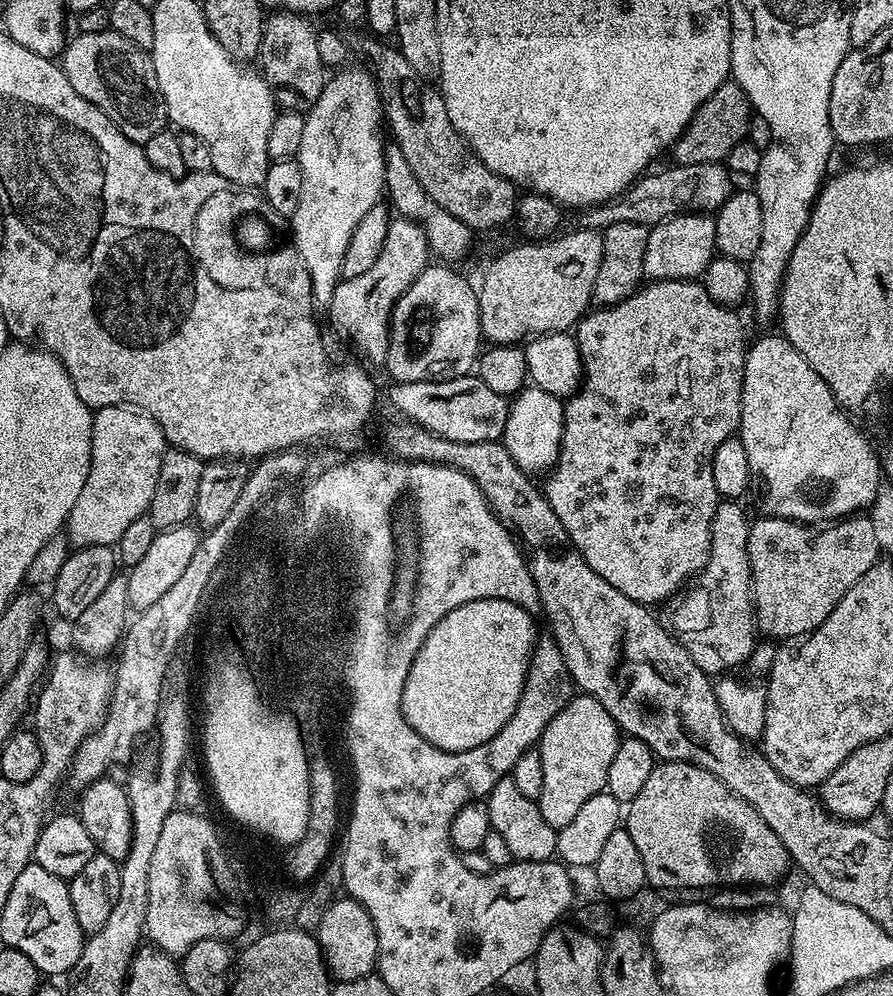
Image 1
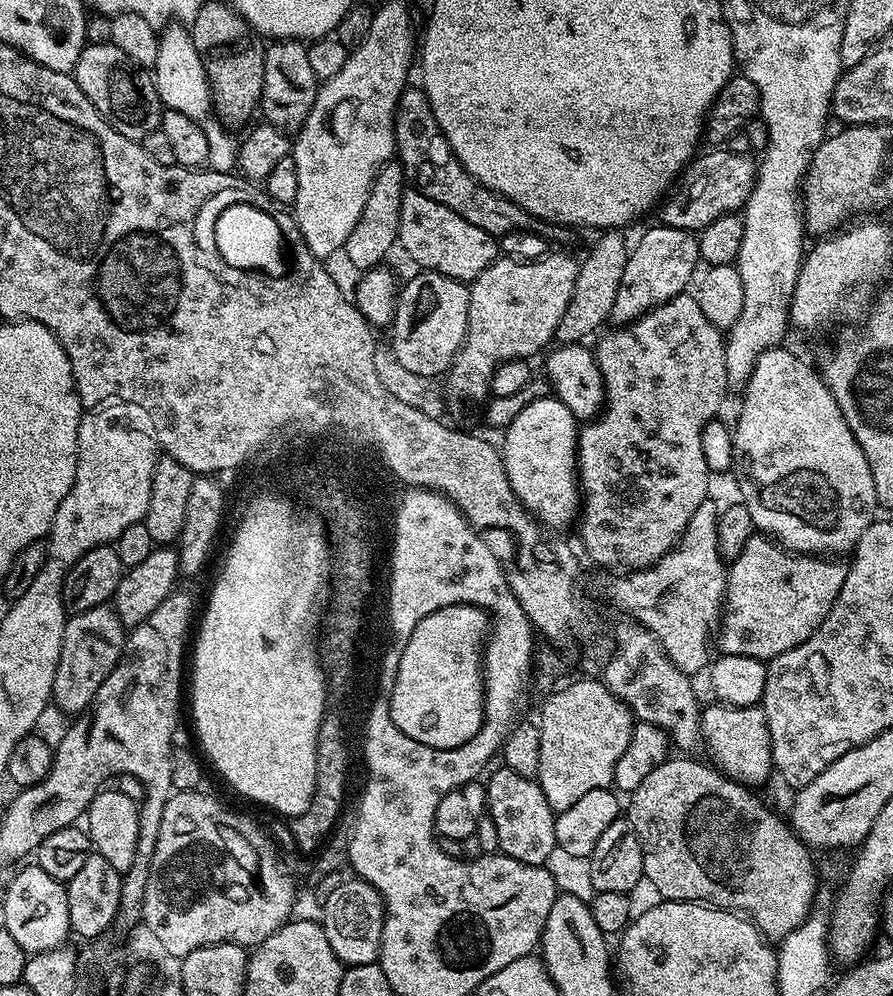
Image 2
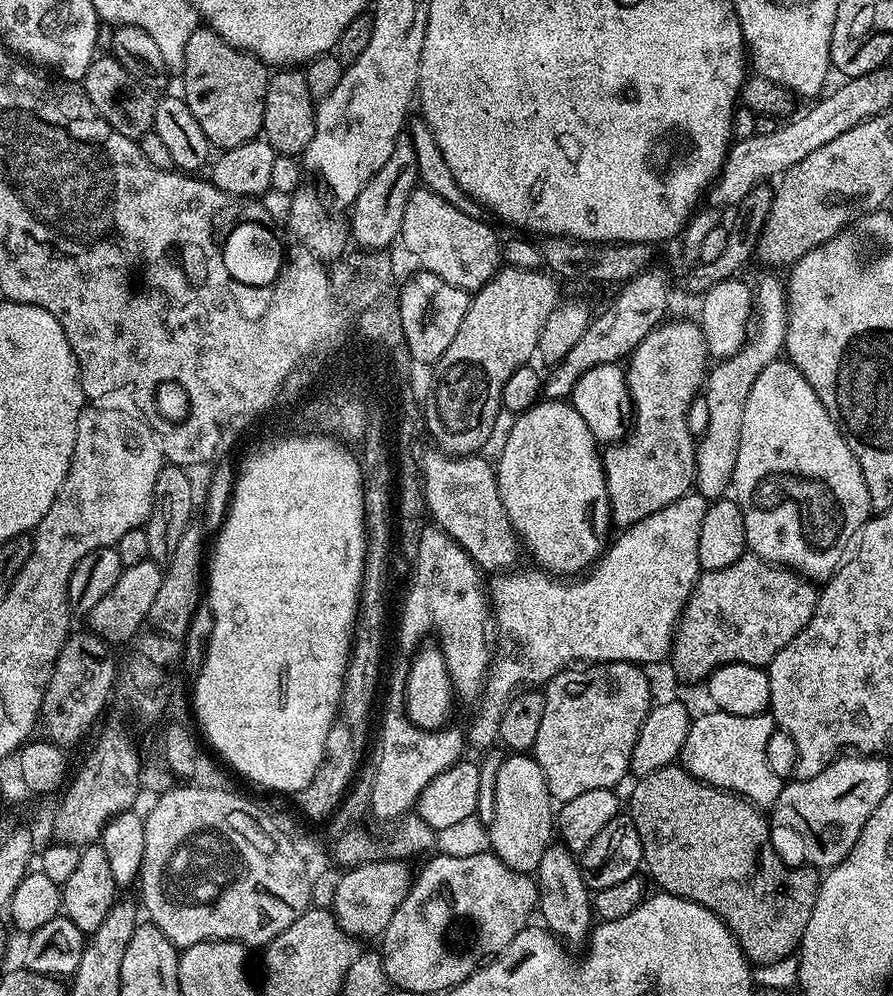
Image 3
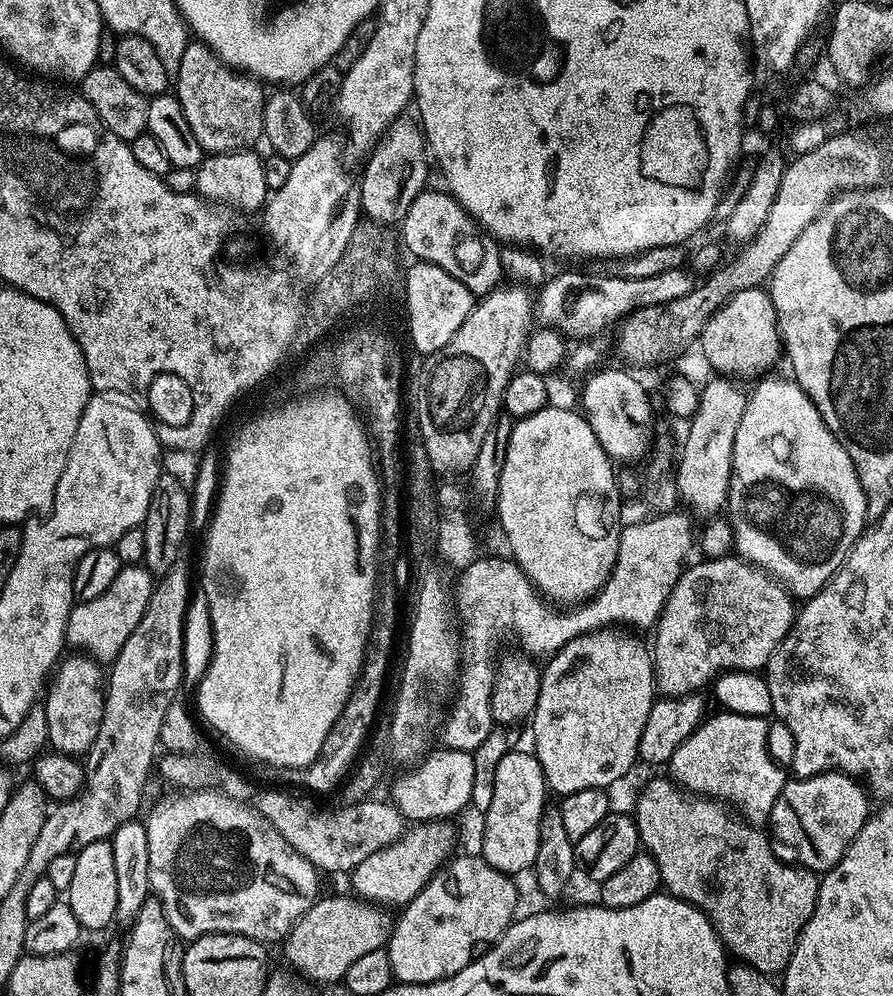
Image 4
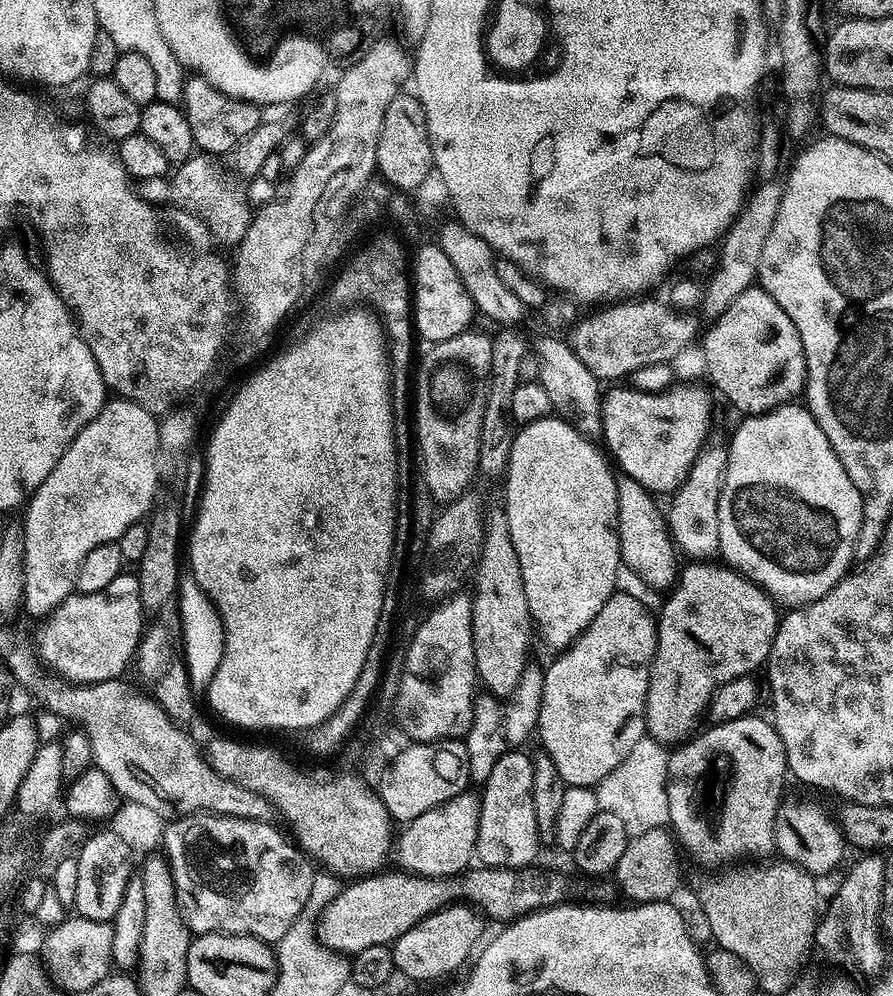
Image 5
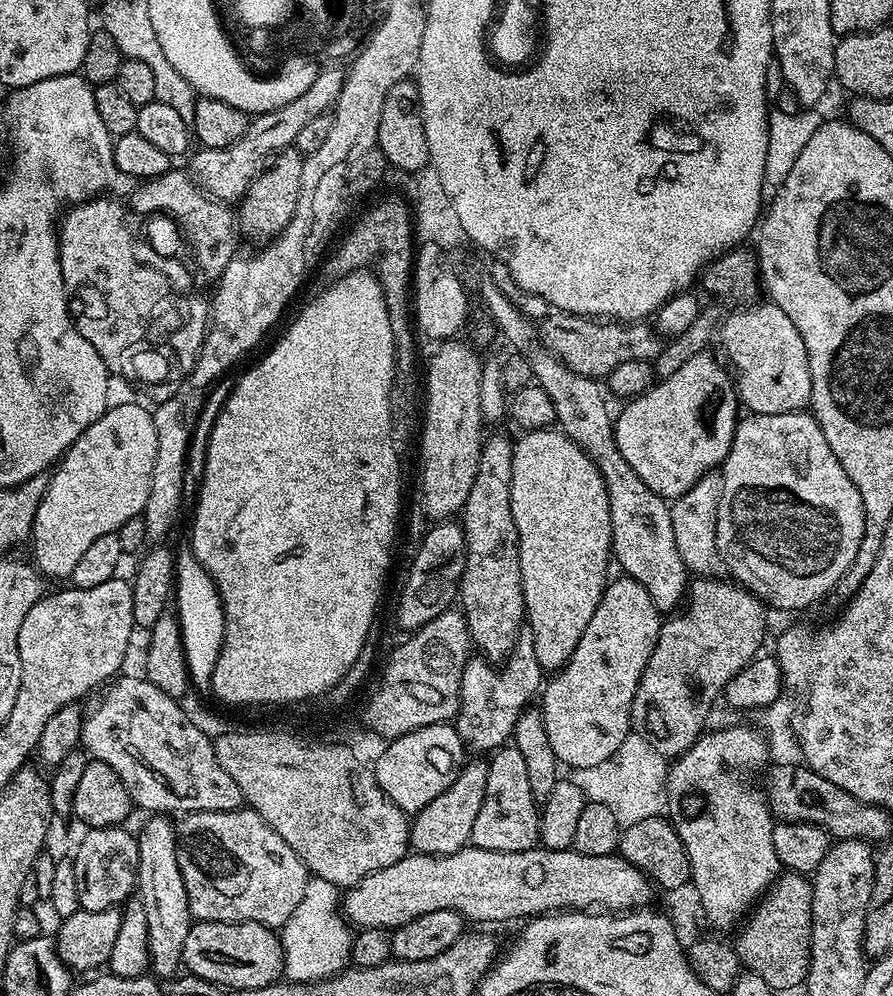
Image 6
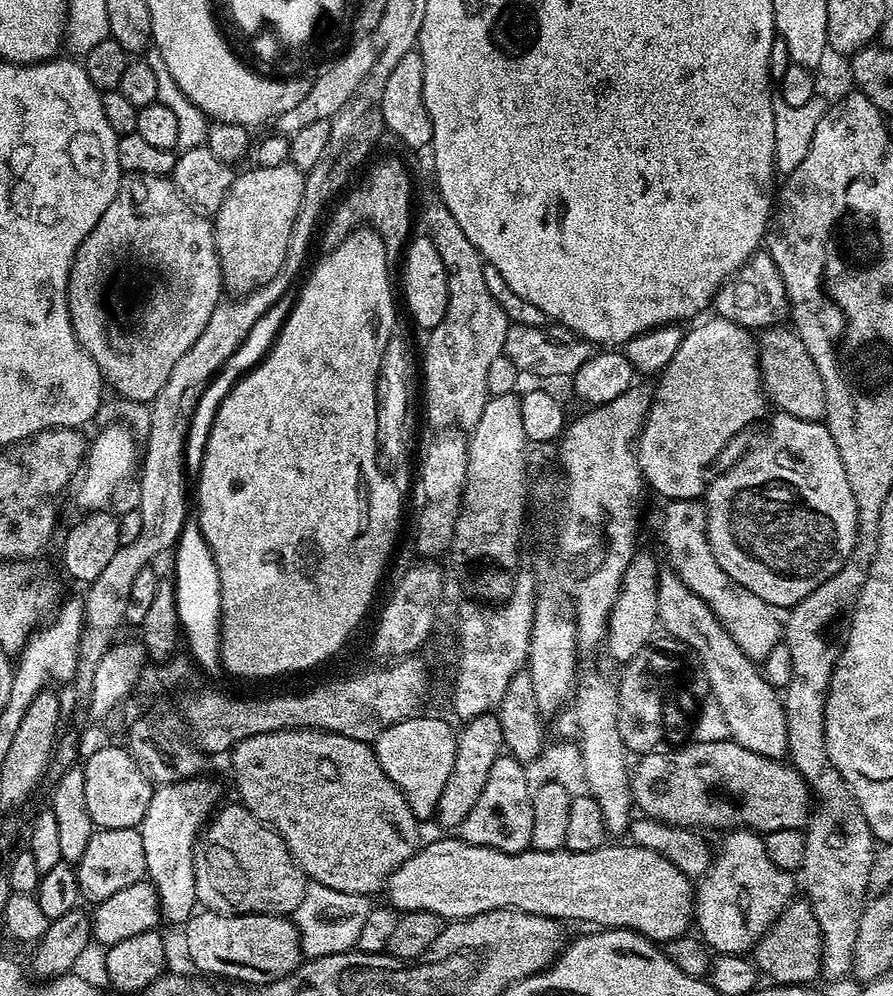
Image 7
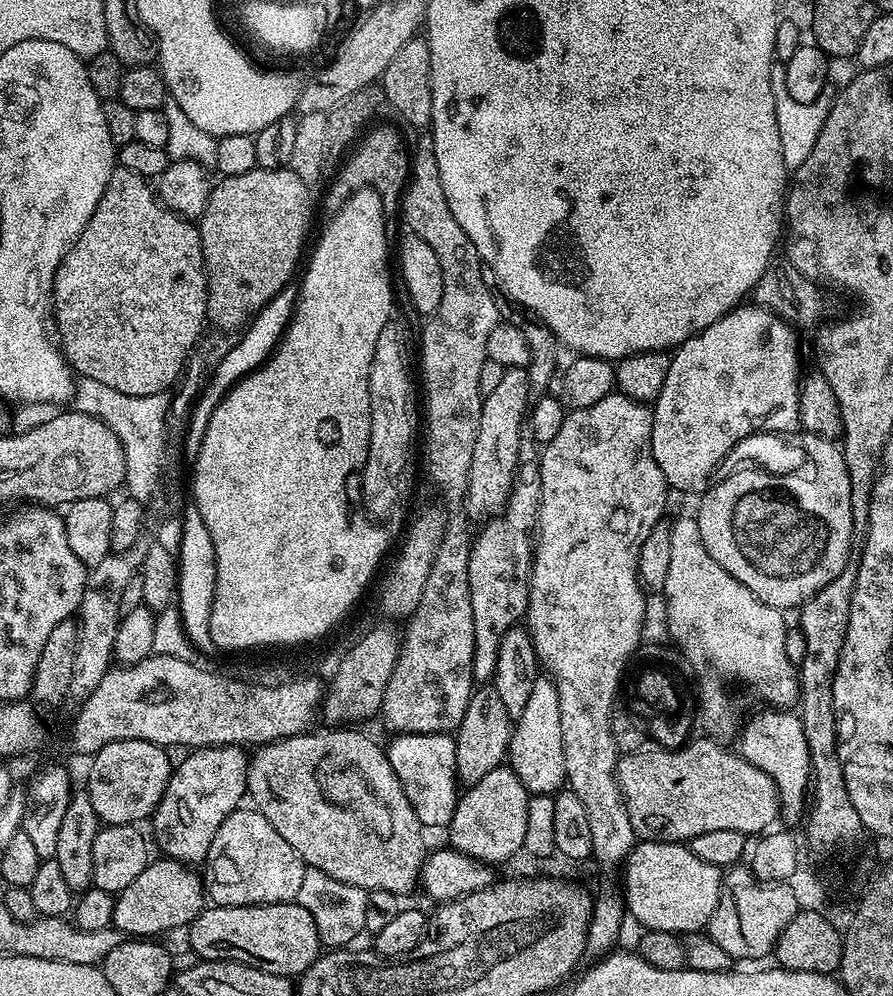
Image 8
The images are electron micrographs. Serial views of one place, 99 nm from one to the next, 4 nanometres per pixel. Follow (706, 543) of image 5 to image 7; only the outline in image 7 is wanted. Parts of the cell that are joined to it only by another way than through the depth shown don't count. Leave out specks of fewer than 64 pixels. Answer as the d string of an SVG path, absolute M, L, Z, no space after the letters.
M703 499L669 500L663 506L665 507L664 521L660 524L660 532L664 535L664 550L668 554L669 562L667 565L671 571L678 574L678 578L682 578L682 582L686 582L686 586L690 586L690 590L694 590L694 594L698 594L698 598L702 598L702 602L710 606L710 610L714 610L714 614L720 619L722 626L730 634L730 638L738 642L741 650L751 660L762 662L770 654L770 650L774 650L774 646L782 640L782 620L781 617L776 617L779 616L777 609L771 604L762 602L758 594L750 594L746 586L734 582L734 578L730 578L730 574L726 574L726 570L718 566L718 558L714 558L714 550L710 550L708 510Z

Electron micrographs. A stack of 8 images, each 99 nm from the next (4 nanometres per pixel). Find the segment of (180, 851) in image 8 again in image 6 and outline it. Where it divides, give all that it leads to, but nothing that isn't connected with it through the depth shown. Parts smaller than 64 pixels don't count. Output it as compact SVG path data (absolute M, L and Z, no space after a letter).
M153 815L138 833L140 861L136 871L135 891L146 910L146 930L150 934L152 955L150 972L157 978L172 978L181 971L186 934L190 934L194 923L190 902L186 898L186 882L182 882L182 870L176 857L178 828L168 820L171 819L167 815Z

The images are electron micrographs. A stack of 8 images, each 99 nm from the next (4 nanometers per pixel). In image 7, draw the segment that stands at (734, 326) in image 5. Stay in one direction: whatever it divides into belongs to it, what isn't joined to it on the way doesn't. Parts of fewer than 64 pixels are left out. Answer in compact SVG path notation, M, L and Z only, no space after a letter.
M779 326L763 329L758 336L760 377L764 380L764 394L773 409L803 420L823 421L828 415L826 386L822 386L822 374L810 358L810 350L802 346L802 338L791 327Z

